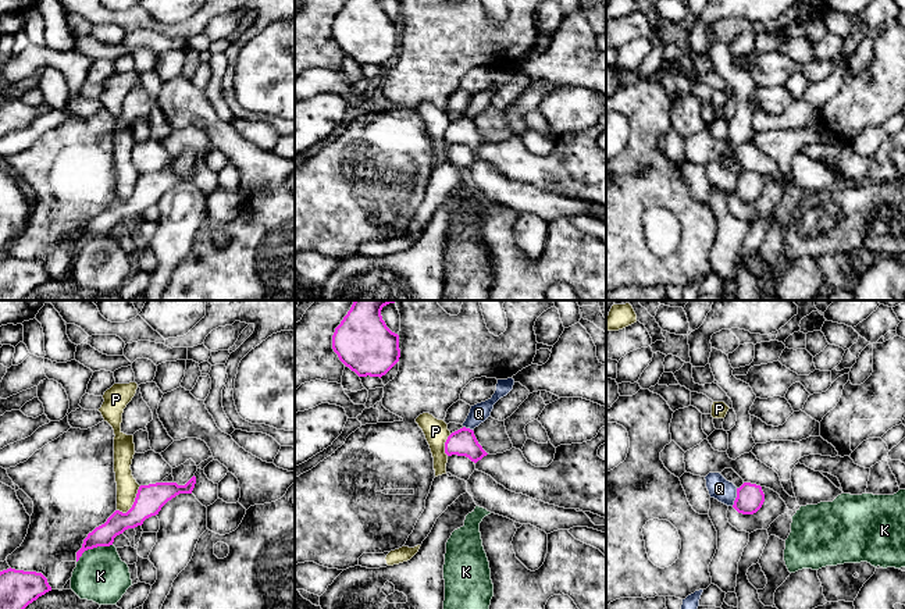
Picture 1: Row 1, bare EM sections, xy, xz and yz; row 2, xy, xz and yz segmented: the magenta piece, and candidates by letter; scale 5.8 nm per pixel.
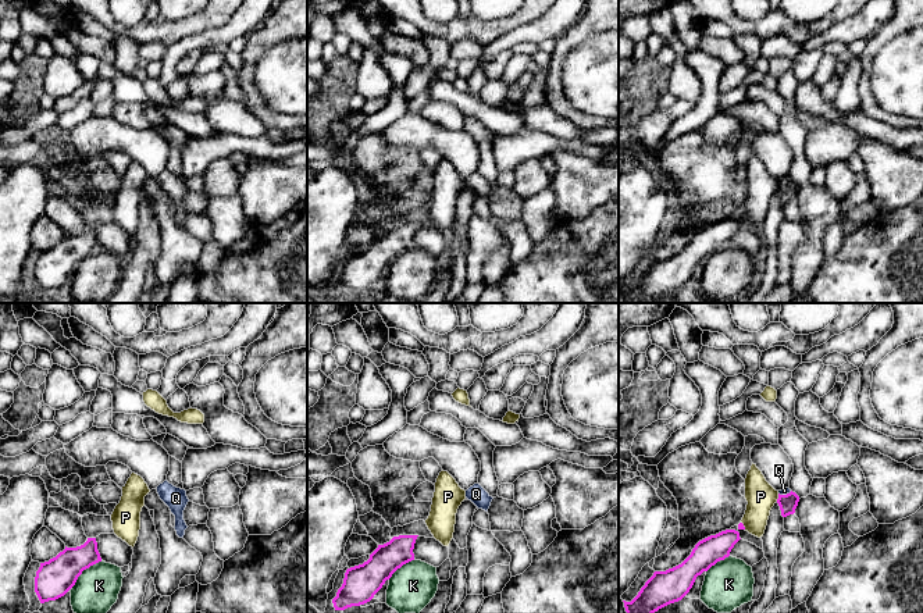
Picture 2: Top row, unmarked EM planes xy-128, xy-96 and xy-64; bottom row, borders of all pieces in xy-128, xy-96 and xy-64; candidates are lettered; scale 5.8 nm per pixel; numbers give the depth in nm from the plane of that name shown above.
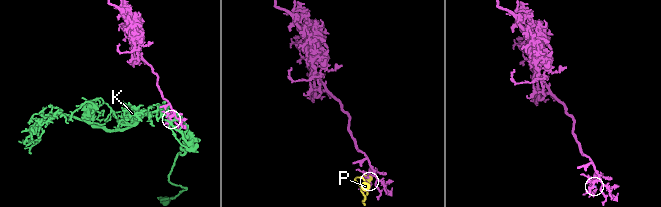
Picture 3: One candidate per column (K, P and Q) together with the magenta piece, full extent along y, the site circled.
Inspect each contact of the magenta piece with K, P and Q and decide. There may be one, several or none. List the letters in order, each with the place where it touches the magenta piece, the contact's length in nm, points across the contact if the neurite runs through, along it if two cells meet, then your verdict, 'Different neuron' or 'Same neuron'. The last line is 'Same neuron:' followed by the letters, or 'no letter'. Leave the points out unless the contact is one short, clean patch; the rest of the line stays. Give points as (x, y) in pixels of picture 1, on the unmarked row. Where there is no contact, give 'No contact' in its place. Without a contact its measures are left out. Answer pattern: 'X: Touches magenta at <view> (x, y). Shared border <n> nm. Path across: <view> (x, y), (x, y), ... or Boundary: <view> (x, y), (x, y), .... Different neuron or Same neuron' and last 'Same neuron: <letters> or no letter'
K: Touches magenta at xy (92, 237). Shared border 240 nm. Different neuron
P: Touches magenta at xy (134, 192). Shared border 200 nm. Different neuron
Q: Touches magenta at yz (737, 185). Shared border 110 nm. Boundary: yz (737, 177), (737, 185), (731, 193). Different neuron
Same neuron: no letter

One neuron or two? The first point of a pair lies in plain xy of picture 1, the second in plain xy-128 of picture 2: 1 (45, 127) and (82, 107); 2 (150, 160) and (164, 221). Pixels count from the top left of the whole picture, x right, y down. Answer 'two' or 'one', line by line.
1: one
2: two

